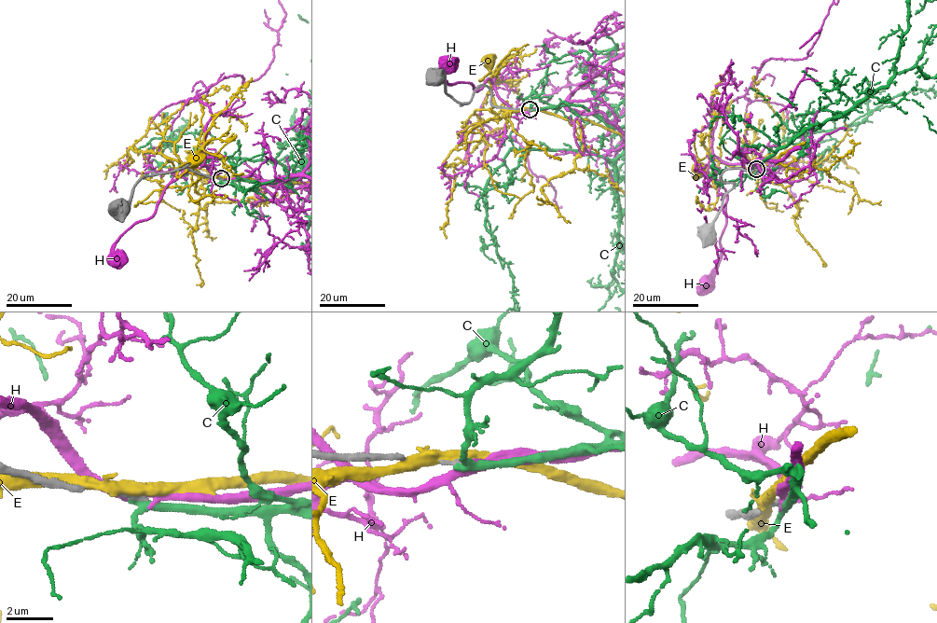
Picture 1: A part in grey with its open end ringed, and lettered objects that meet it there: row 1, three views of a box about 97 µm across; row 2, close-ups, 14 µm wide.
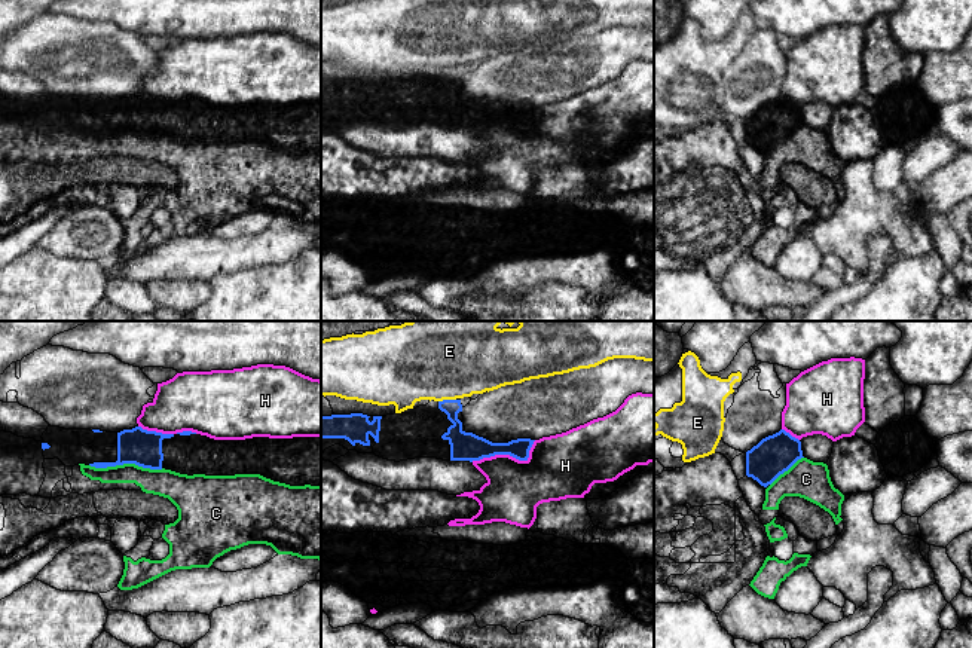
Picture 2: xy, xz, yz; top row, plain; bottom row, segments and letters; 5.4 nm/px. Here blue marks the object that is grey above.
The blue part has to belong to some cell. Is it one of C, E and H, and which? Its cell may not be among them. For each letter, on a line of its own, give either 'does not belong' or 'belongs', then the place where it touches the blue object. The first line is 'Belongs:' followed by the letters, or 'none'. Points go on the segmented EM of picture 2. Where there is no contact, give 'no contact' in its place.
Belongs: none
C: does not belong | xy (127, 462)
E: does not belong | xz (446, 400)
H: does not belong | xz (507, 454)

